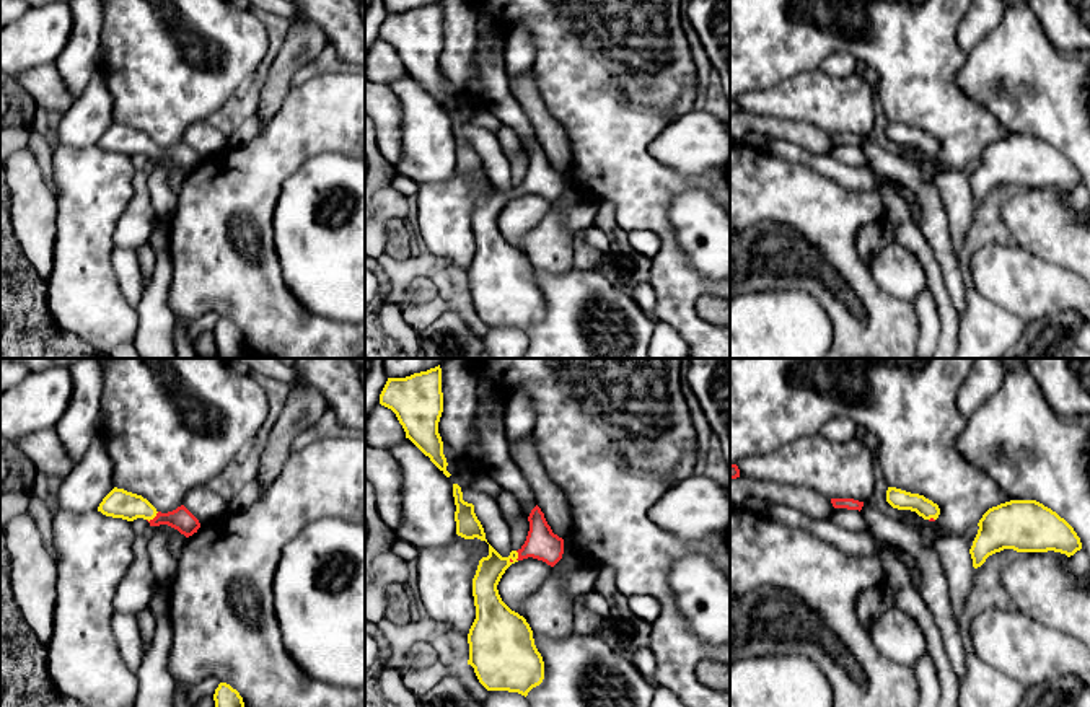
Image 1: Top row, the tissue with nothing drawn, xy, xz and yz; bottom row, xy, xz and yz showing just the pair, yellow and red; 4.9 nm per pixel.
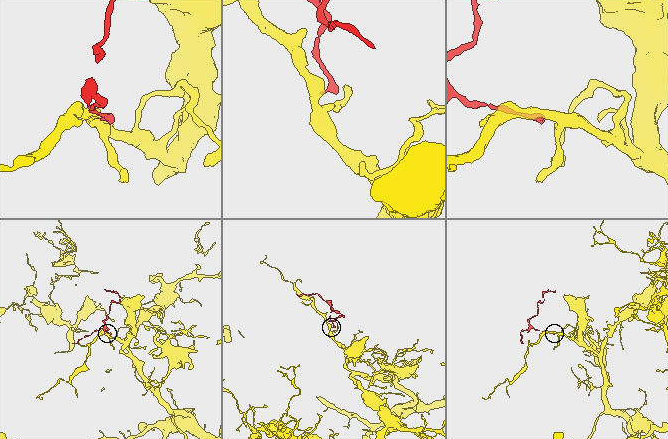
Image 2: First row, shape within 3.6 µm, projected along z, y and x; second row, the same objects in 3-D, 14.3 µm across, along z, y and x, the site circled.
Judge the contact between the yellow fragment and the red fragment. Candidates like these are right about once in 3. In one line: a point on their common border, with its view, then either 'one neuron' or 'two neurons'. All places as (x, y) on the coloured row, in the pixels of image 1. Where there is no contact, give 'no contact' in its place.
xz (517, 557) | one neuron

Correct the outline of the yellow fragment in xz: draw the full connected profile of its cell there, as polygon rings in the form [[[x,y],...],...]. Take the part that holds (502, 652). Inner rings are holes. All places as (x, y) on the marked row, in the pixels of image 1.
[[[536,505],[530,516],[525,544],[502,557],[490,544],[489,556],[479,560],[472,578],[476,619],[468,634],[469,660],[479,683],[487,691],[508,691],[528,696],[544,679],[544,661],[526,619],[500,598],[497,585],[505,570],[533,557],[554,567],[564,554],[564,539],[552,533]]]

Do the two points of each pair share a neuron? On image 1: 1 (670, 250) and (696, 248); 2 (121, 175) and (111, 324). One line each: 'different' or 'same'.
1: different
2: same

